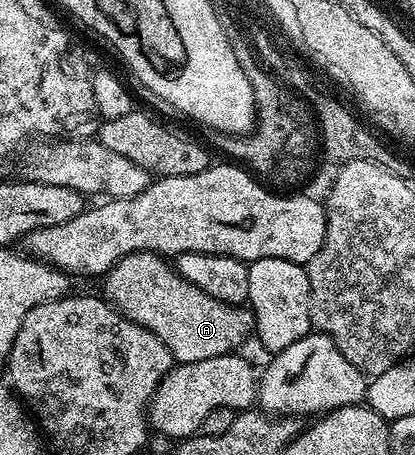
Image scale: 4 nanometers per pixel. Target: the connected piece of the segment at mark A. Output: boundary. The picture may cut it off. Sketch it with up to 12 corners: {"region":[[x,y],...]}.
{"region":[[146,250],[104,275],[104,297],[174,363],[241,348],[248,305],[207,296]]}

